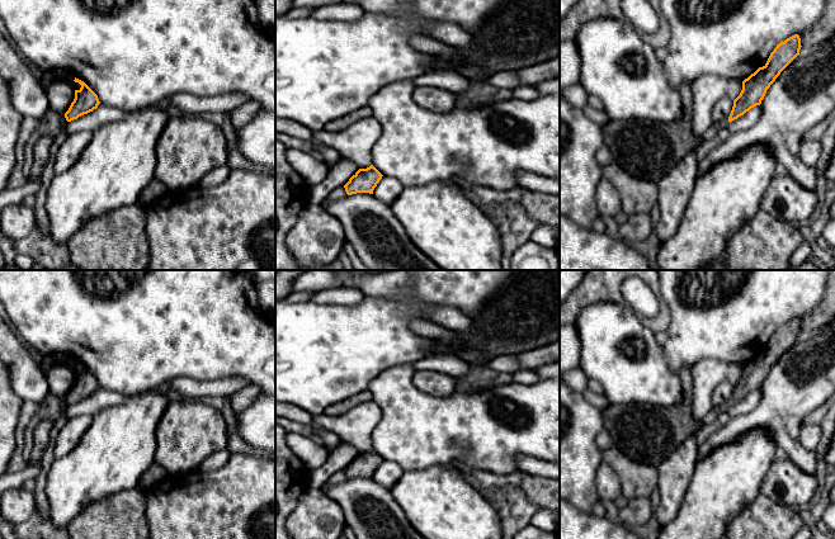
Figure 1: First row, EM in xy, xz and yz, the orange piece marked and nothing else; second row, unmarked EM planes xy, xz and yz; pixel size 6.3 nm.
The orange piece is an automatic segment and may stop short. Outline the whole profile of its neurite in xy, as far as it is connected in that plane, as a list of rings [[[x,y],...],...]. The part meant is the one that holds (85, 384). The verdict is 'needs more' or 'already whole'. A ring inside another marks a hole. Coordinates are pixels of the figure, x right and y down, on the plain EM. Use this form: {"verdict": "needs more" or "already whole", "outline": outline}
{"verdict": "already whole", "outline": [[[76,361],[74,365],[79,367],[81,372],[75,374],[75,383],[71,387],[69,394],[65,397],[67,406],[93,396],[100,388],[98,379],[84,365]]]}

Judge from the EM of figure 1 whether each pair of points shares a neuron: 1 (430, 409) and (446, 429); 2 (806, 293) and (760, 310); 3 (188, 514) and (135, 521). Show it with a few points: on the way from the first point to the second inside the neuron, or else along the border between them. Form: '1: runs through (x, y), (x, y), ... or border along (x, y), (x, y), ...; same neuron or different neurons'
1: runs through (430, 414), (440, 424); same neuron
2: runs through (795, 293), (777, 293), (772, 298); same neuron
3: border along (145, 502), (145, 519), (149, 525); different neurons

